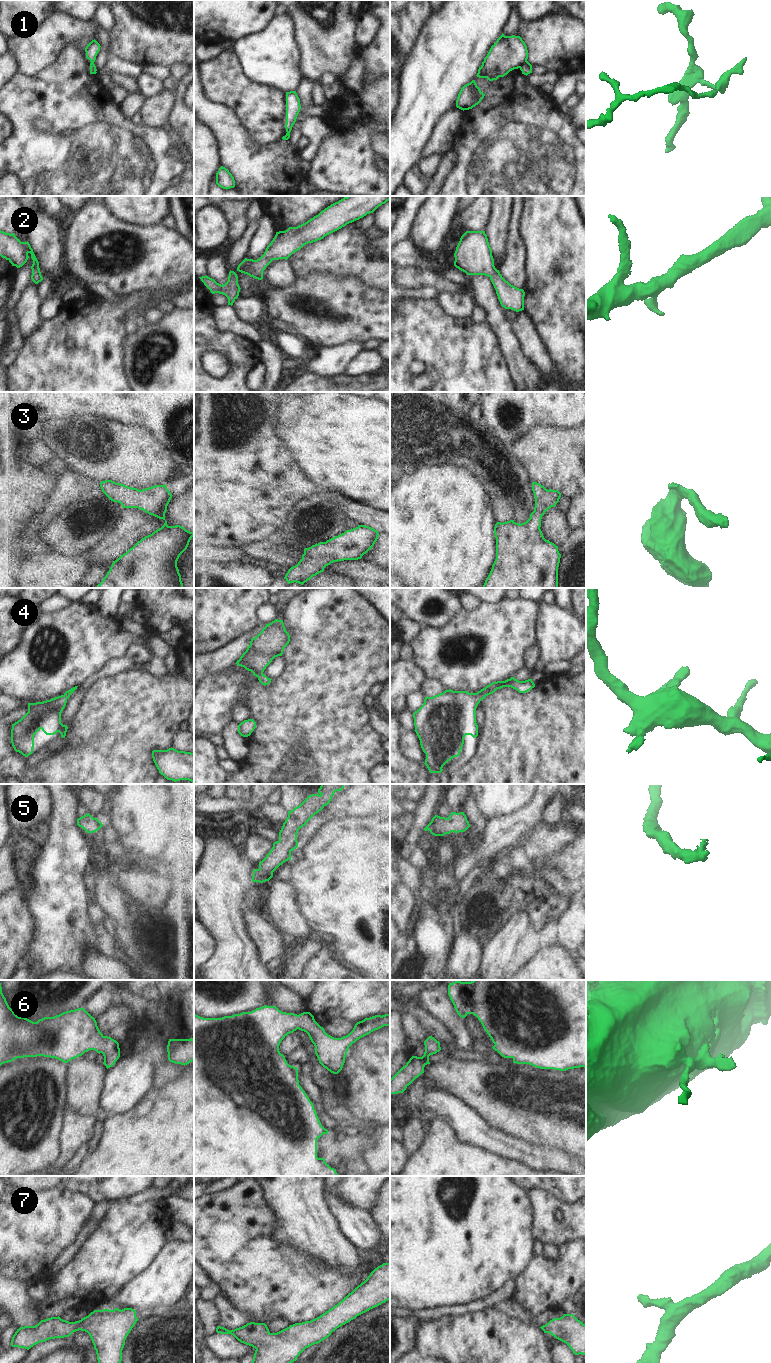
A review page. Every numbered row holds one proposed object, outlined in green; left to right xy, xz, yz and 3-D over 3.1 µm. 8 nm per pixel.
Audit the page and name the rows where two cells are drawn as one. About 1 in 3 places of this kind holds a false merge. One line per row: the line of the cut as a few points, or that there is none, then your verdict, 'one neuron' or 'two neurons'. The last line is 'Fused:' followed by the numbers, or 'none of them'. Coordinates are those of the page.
1: yz (526, 60), (519, 67) | two neurons
2: no cut | one neuron
3: no cut | one neuron
4: no cut | one neuron
5: no cut | one neuron
6: no cut | one neuron
7: no cut | one neuron
Fused: 1

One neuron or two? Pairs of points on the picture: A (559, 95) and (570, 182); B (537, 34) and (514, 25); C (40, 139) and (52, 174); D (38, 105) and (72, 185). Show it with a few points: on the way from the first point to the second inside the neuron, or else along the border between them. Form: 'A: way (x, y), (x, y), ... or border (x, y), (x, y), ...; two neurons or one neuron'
A: border (549, 95), (557, 107); two neurons
B: border (521, 18), (519, 35); two neurons
C: way (49, 148), (52, 151), (52, 165); one neuron
D: way (58, 125), (69, 137), (72, 148), (72, 165); one neuron

